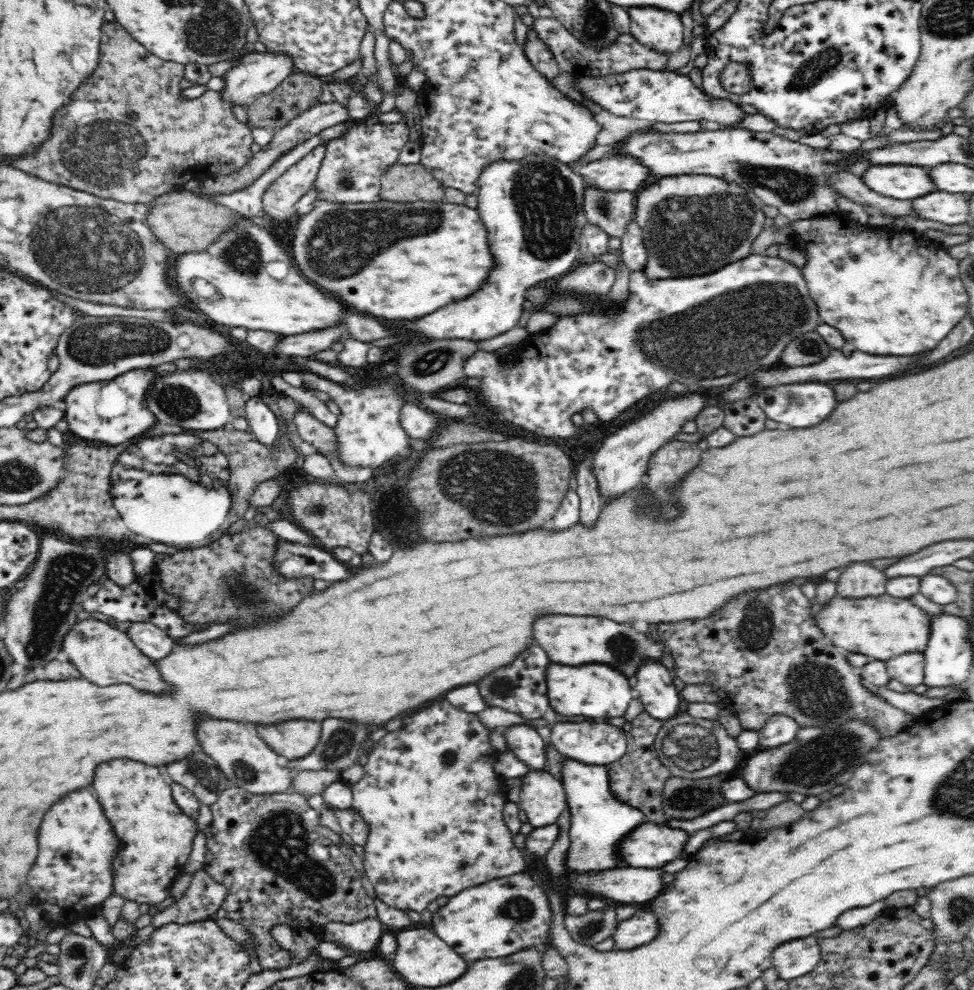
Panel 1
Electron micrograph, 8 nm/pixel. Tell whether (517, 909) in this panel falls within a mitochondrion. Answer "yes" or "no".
yes

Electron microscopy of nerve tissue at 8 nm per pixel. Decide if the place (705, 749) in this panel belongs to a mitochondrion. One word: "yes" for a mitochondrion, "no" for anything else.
yes

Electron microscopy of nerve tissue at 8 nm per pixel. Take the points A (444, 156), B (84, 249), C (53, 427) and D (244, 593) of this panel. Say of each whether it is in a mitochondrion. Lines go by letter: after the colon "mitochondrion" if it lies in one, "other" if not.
A: other
B: mitochondrion
C: other
D: mitochondrion

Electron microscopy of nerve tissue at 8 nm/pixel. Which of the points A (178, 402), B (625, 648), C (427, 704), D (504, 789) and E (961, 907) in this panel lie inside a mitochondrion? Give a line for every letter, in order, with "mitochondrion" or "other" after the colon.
A: mitochondrion
B: mitochondrion
C: other
D: other
E: mitochondrion

